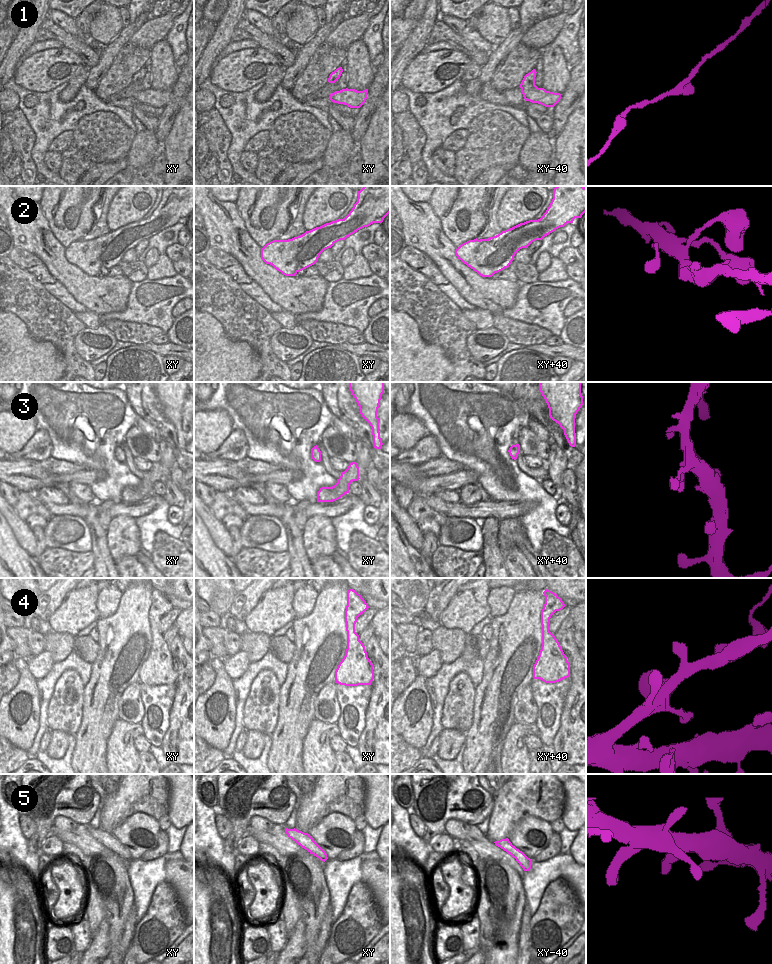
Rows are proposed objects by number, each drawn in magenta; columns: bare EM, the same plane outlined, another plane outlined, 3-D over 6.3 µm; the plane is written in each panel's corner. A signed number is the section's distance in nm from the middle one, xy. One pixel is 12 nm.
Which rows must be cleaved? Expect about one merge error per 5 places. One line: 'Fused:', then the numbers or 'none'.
Fused: none

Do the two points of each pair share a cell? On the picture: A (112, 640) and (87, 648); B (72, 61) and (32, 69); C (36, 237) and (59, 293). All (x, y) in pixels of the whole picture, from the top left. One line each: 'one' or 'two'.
A: two
B: one
C: two

